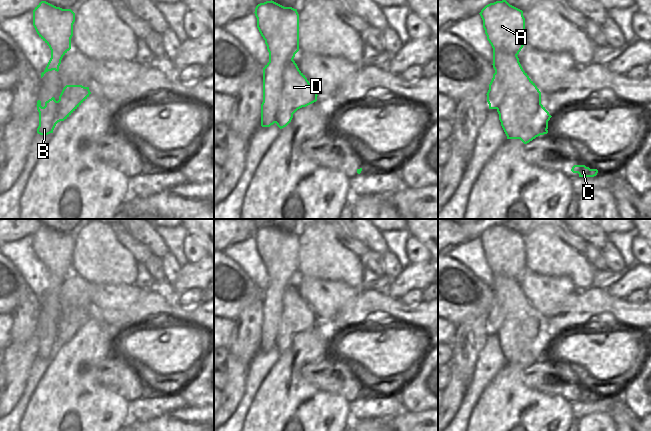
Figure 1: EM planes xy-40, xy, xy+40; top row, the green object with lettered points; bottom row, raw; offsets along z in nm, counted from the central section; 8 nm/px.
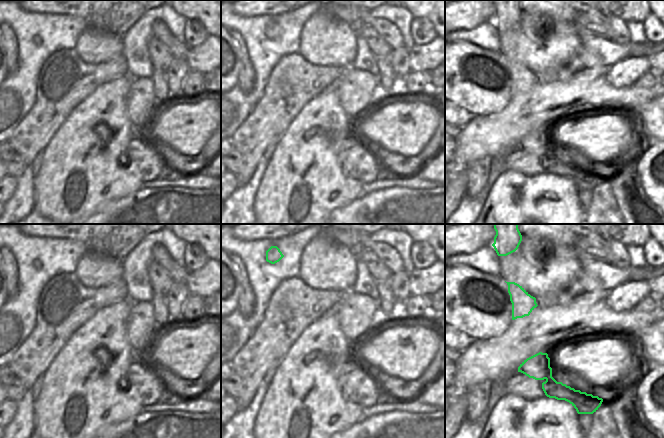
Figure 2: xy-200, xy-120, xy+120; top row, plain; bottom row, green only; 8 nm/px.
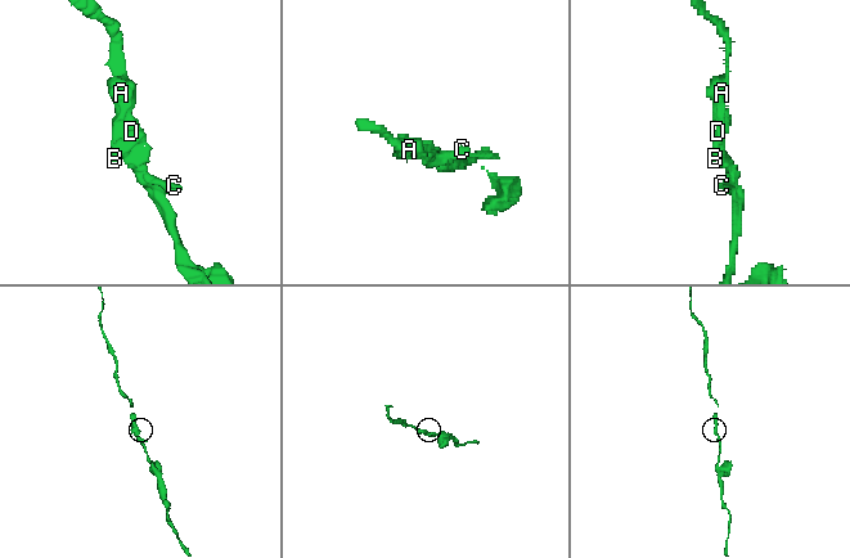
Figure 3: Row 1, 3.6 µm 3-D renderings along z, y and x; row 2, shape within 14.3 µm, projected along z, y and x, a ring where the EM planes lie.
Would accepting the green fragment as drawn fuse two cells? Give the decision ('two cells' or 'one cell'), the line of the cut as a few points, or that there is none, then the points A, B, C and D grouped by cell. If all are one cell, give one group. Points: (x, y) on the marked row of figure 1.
one cell; no cut; A B C D

